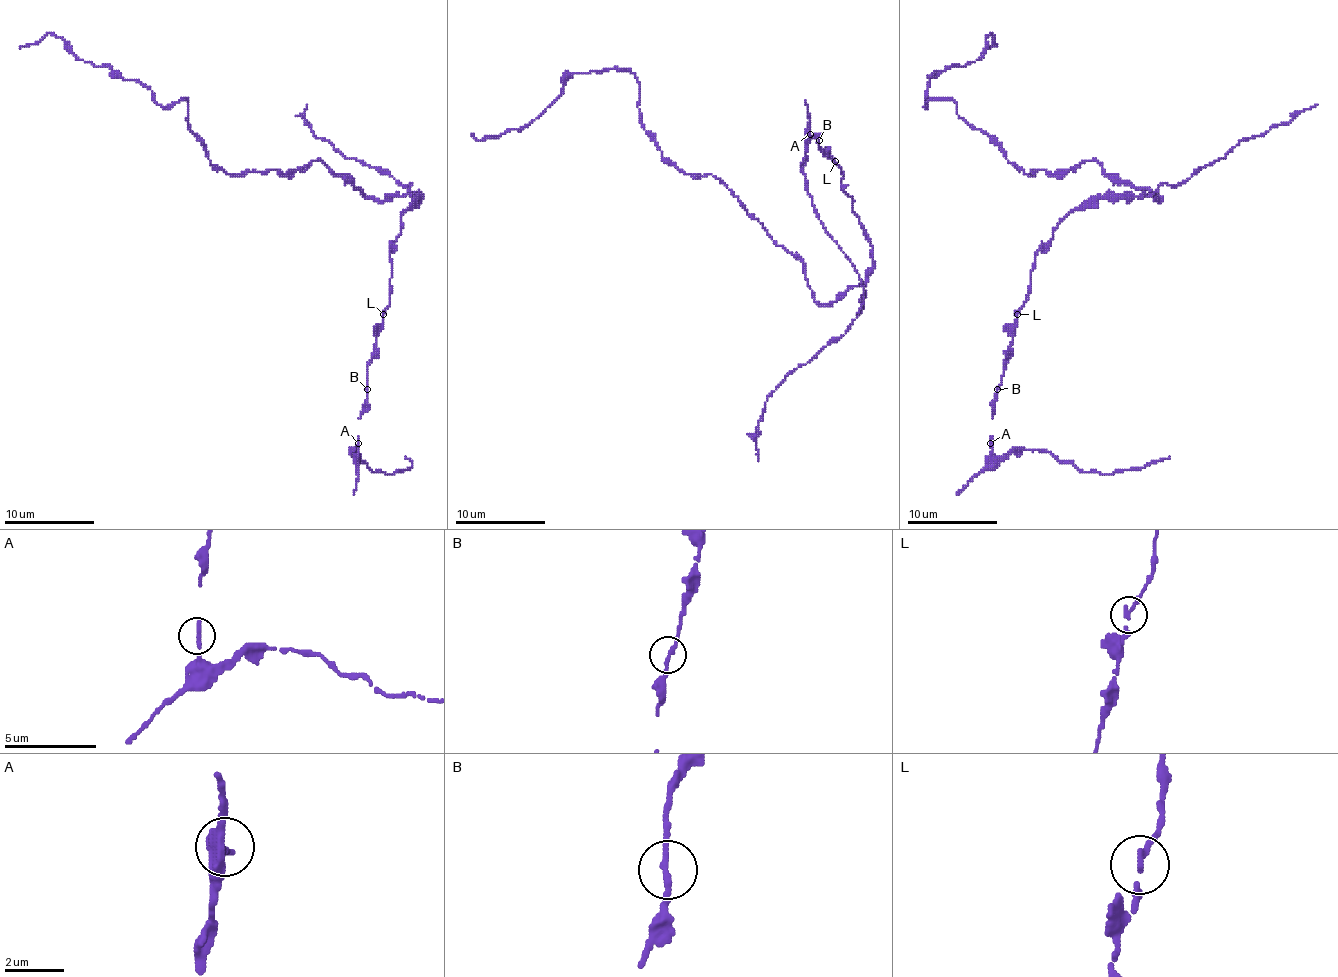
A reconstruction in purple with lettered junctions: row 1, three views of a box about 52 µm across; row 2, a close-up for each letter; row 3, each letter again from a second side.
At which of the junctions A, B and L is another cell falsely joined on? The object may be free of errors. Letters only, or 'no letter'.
no letter

